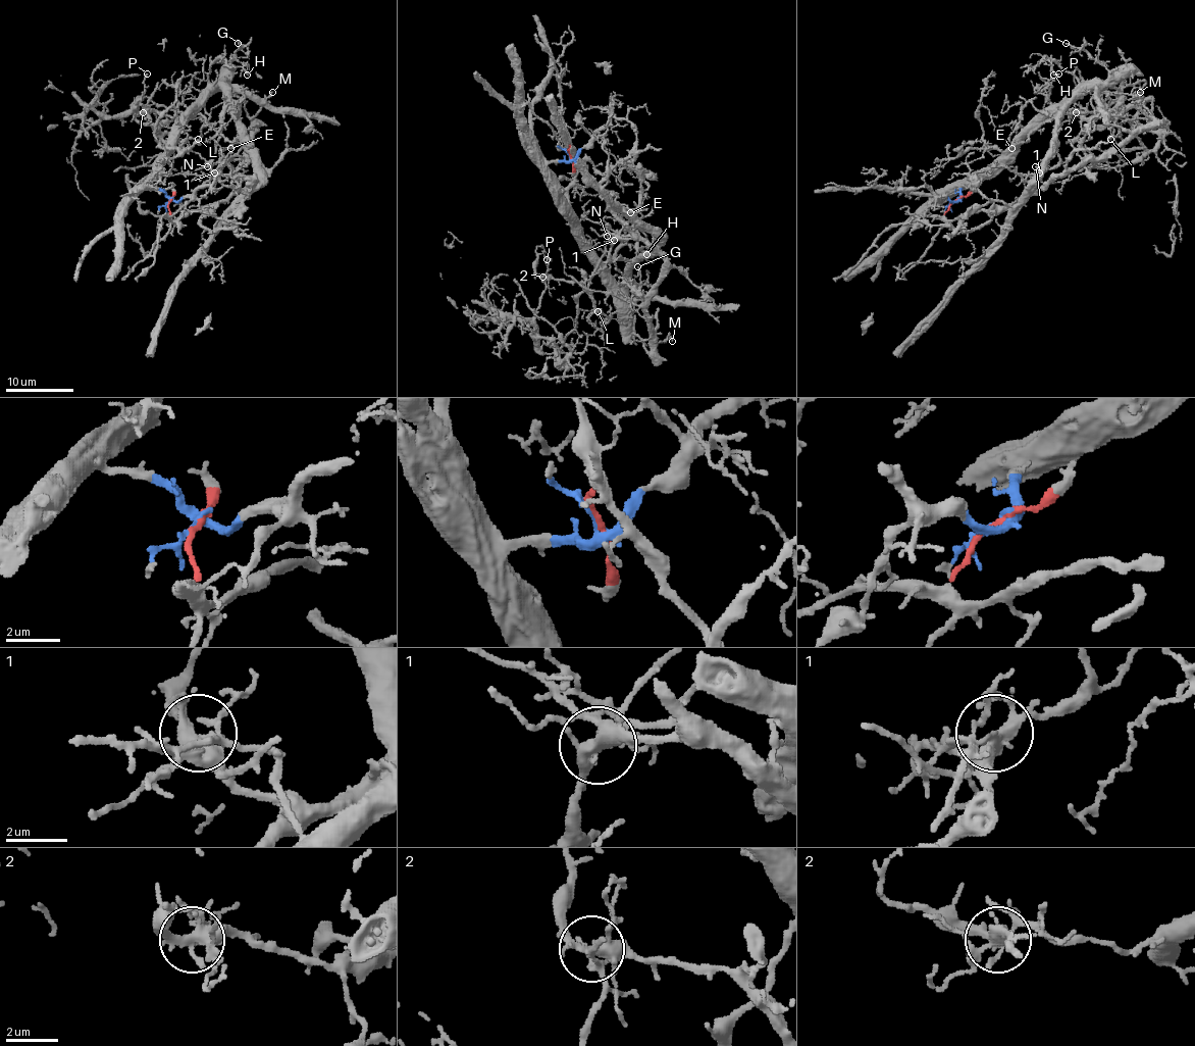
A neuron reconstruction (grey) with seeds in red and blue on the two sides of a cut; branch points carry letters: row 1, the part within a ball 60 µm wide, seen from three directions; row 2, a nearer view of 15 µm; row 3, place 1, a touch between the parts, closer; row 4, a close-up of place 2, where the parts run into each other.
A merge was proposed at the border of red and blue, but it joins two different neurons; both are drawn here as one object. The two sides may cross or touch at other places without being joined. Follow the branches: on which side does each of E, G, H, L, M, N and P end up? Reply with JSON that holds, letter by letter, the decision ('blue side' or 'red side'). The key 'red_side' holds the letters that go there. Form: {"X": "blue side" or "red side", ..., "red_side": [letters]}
{"E": "blue side", "G": "blue side", "H": "blue side", "L": "blue side", "M": "red side", "N": "red side", "P": "blue side", "red_side": ["M", "N"]}

